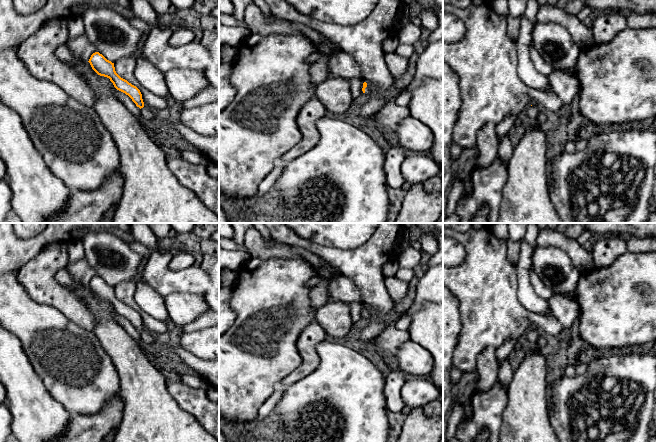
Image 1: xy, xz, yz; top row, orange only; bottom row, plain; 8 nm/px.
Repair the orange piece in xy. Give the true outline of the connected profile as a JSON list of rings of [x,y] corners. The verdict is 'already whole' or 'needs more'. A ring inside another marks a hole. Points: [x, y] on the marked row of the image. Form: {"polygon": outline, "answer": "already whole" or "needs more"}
{"polygon": [[[99,52],[91,55],[88,61],[92,69],[100,76],[110,79],[114,87],[128,95],[137,107],[141,109],[143,122],[157,128],[166,126],[169,133],[176,131],[181,138],[191,144],[194,149],[204,154],[215,165],[219,165],[219,134],[215,136],[205,136],[189,128],[181,121],[173,121],[166,118],[164,114],[157,113],[144,105],[140,90],[121,78],[115,71],[114,63],[107,60]]], "answer": "needs more"}

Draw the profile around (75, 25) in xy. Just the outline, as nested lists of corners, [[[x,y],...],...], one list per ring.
[[[76,17],[68,20],[68,32],[68,39],[74,39],[81,36],[82,34],[85,34],[81,17]]]

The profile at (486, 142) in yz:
[[[488,122],[482,126],[477,134],[476,146],[478,149],[478,158],[476,166],[478,168],[489,166],[498,156],[498,140],[495,126],[495,122]]]

